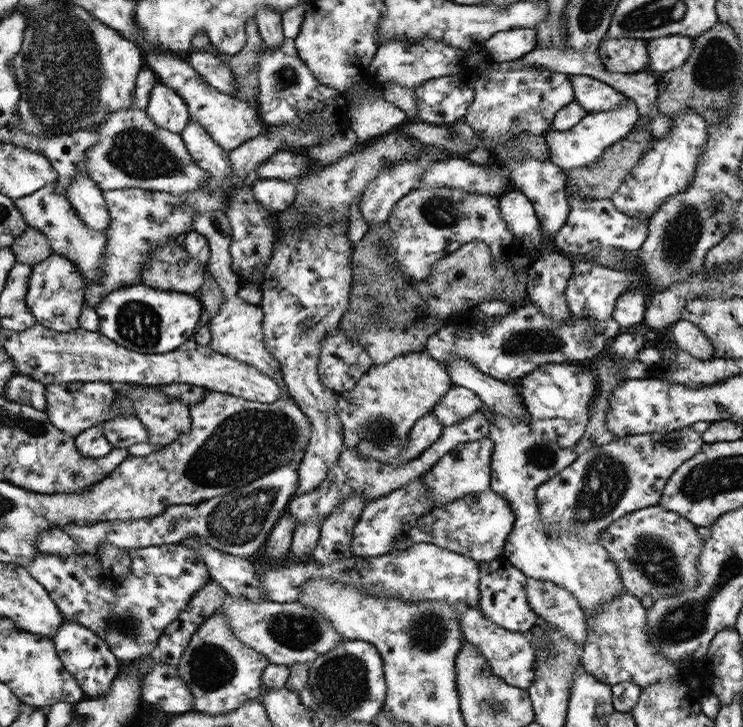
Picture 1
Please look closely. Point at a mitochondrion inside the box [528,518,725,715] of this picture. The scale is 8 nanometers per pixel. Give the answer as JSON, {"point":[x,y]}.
{"point":[652,556]}

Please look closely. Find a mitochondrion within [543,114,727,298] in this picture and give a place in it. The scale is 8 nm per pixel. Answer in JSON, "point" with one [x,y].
{"point":[680,234]}

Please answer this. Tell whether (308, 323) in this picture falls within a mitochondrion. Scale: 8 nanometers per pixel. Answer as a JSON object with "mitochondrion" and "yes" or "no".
{"mitochondrion":"yes"}

